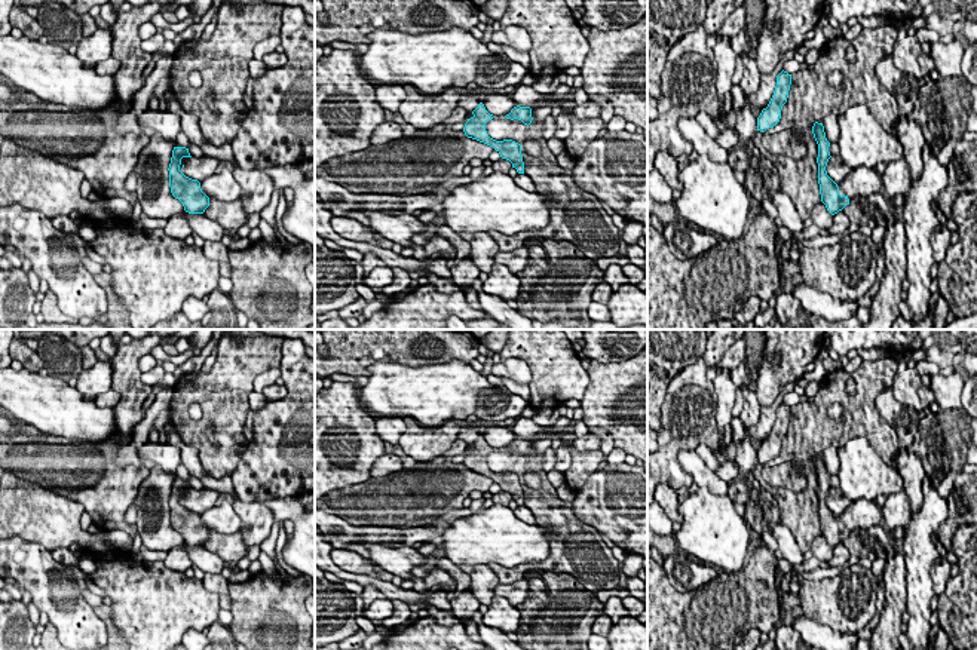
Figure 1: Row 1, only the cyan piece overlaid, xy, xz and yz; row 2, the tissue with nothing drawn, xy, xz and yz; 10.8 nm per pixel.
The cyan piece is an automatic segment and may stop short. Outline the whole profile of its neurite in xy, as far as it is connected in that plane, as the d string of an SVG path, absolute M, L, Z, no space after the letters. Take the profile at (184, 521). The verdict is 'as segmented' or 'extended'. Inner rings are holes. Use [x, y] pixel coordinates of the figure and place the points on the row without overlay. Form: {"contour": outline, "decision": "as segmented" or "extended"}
{"contour": "M174 479L168 500L171 525L183 536L186 545L203 546L209 539L209 530L202 524L197 512L192 512L180 503L183 490L192 490L189 481Z", "decision": "as segmented"}

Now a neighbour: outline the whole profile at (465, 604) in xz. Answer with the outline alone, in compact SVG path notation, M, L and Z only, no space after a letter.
M469 588L460 591L457 597L450 600L450 604L454 617L463 625L472 622L472 614L478 611L480 607L480 603L477 601L477 598L474 597Z

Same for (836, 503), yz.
M831 488L826 499L827 508L839 516L852 503L849 499L843 497L837 488Z

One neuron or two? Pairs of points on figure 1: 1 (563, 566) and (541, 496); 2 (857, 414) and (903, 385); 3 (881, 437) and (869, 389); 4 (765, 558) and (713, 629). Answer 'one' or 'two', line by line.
1: one
2: two
3: one
4: one

